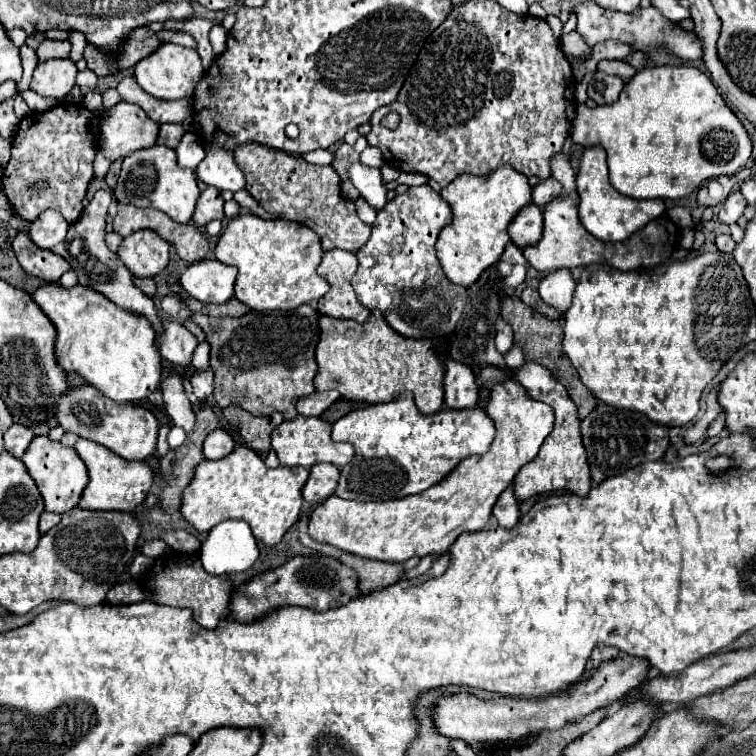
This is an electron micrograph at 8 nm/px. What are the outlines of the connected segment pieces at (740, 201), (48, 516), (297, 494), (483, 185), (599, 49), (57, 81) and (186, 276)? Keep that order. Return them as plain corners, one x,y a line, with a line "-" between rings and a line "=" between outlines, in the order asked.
739,191
731,193
731,195
725,199
725,203
721,205
719,221
721,221
721,223
725,223
725,225
733,225
733,223
737,223
737,221
739,221
739,217
743,215
745,207
747,207
747,203
745,203
743,195
741,195
=
49,511
41,513
41,521
39,521
39,531
41,531
41,533
49,531
51,527
55,527
55,525
59,523
59,519
61,519
61,515
57,515
57,513
49,513
=
239,445
219,461
201,461
193,481
183,491
181,515
199,531
209,533
223,519
241,519
251,525
257,541
277,545
287,529
299,519
303,505
303,487
309,471
305,467
269,469
253,449
=
501,165
485,179
461,175
457,181
441,189
441,197
453,209
453,223
443,227
435,249
439,263
451,283
469,287
487,267
497,263
505,245
509,243
507,227
517,217
517,213
531,203
531,191
533,189
527,177
509,165
=
601,43
597,47
593,47
593,57
597,61
603,61
603,59
627,59
629,55
633,53
633,49
625,43
=
69,57
40,62
31,79
31,91
43,97
65,97
75,87
77,65
=
203,259
185,269
179,283
201,303
227,303
233,297
237,269
223,265
217,259

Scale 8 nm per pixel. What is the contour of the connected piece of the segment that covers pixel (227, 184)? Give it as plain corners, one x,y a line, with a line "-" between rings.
207,151
207,157
197,167
197,177
219,191
235,193
245,189
245,175
235,165
233,155
225,155
225,151

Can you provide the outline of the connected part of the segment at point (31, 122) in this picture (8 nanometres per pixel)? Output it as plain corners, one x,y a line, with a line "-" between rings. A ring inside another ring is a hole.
55,105
53,109
31,113
19,123
1,185
11,207
23,219
35,221
45,209
55,209
73,223
81,215
81,201
93,179
93,159
93,113
83,105
-
41,179
49,181
49,187
45,191
31,191
29,185

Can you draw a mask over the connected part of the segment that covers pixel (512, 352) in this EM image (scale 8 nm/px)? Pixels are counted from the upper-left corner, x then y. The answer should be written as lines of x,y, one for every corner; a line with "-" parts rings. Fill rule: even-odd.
513,345
503,357
505,357
505,363
507,363
509,369
519,369
525,363
523,361
523,355
521,355
521,349
517,345

